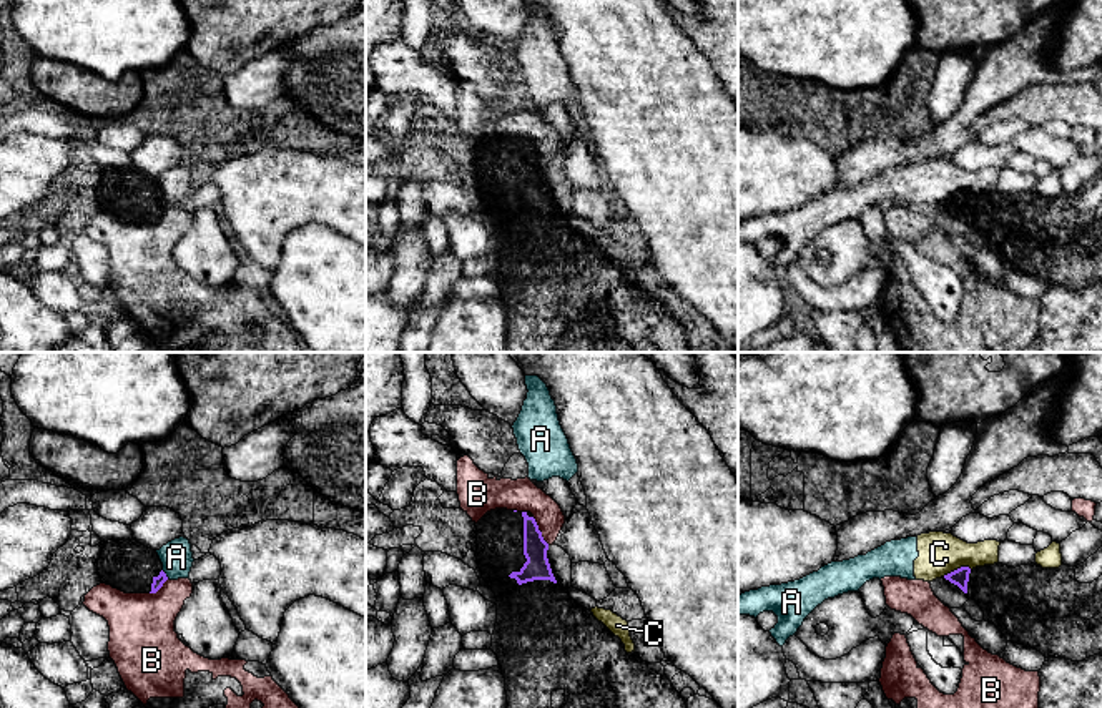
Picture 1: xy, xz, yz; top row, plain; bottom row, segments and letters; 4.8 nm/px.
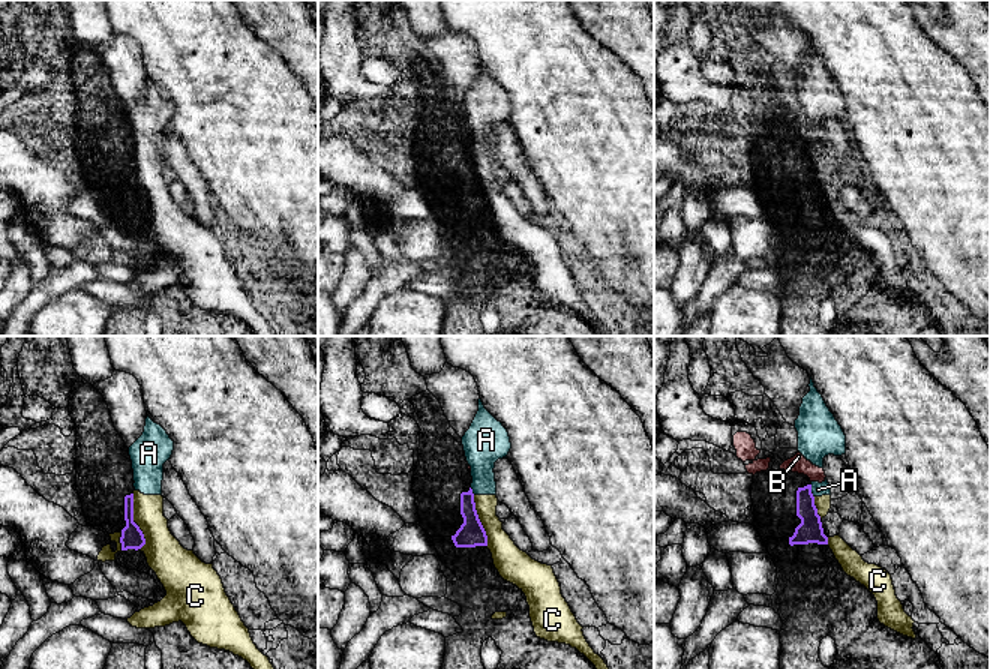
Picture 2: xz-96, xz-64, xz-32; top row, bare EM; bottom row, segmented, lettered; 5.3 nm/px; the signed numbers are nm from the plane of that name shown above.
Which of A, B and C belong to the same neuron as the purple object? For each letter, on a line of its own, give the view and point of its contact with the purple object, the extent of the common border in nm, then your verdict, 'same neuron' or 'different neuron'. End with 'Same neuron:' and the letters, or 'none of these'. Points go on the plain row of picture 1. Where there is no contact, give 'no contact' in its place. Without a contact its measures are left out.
A: contact xy (165, 201); length 50 nm; different neuron
B: contact xz (539, 158); length 160 nm; different neuron
C: contact yz (958, 196); length 150 nm; different neuron
Same neuron: none of these

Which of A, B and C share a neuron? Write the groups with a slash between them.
A C / B

